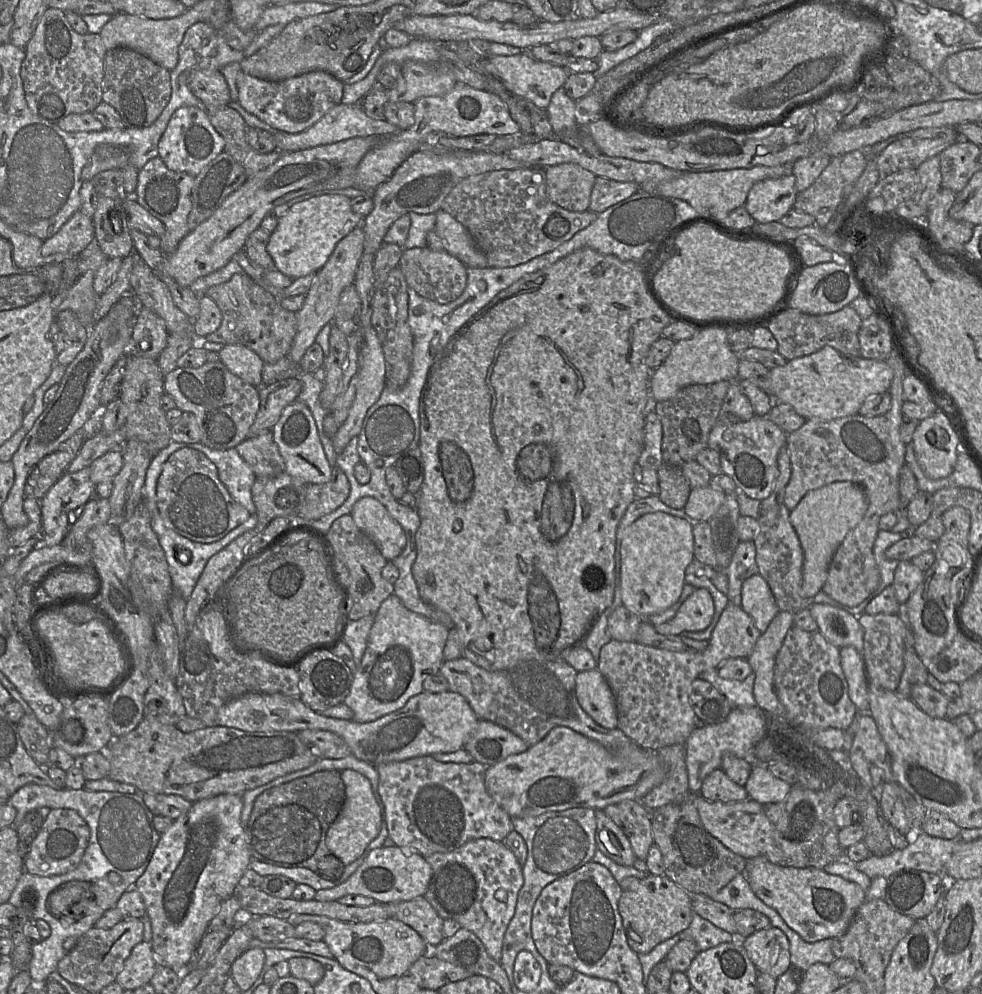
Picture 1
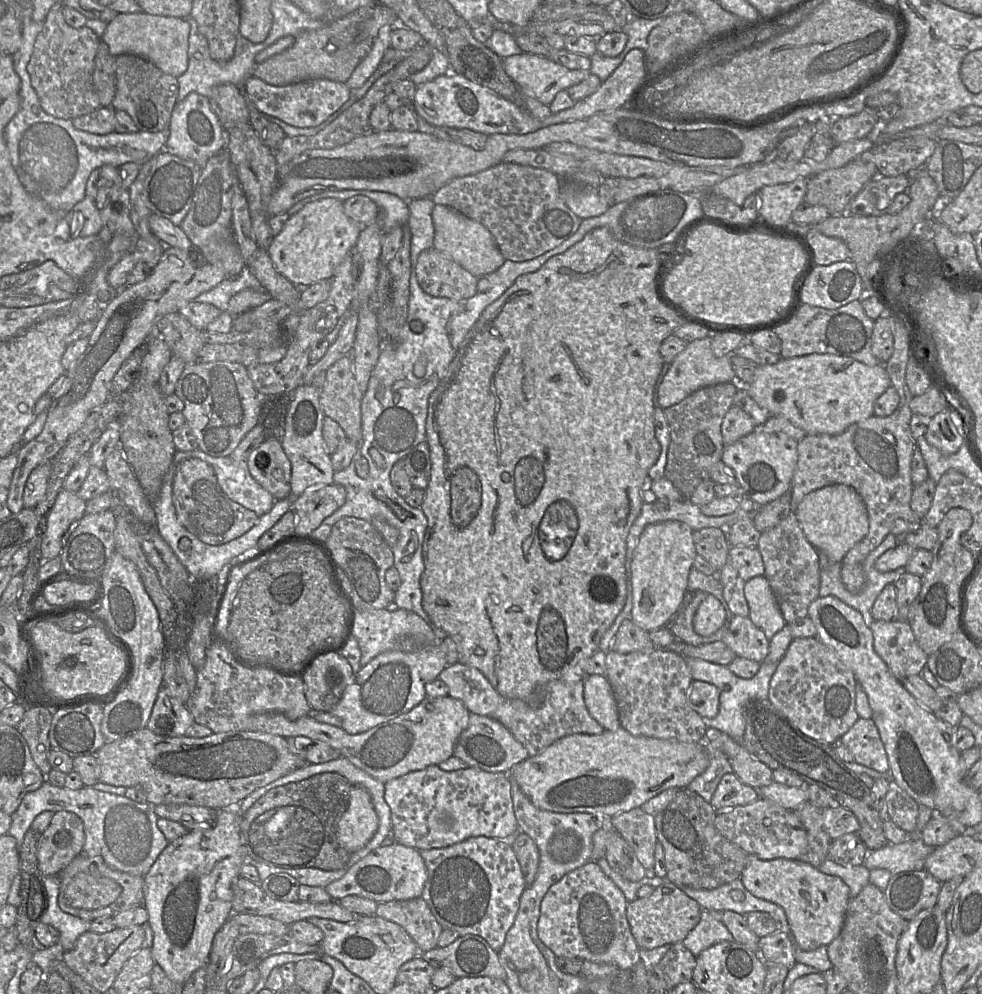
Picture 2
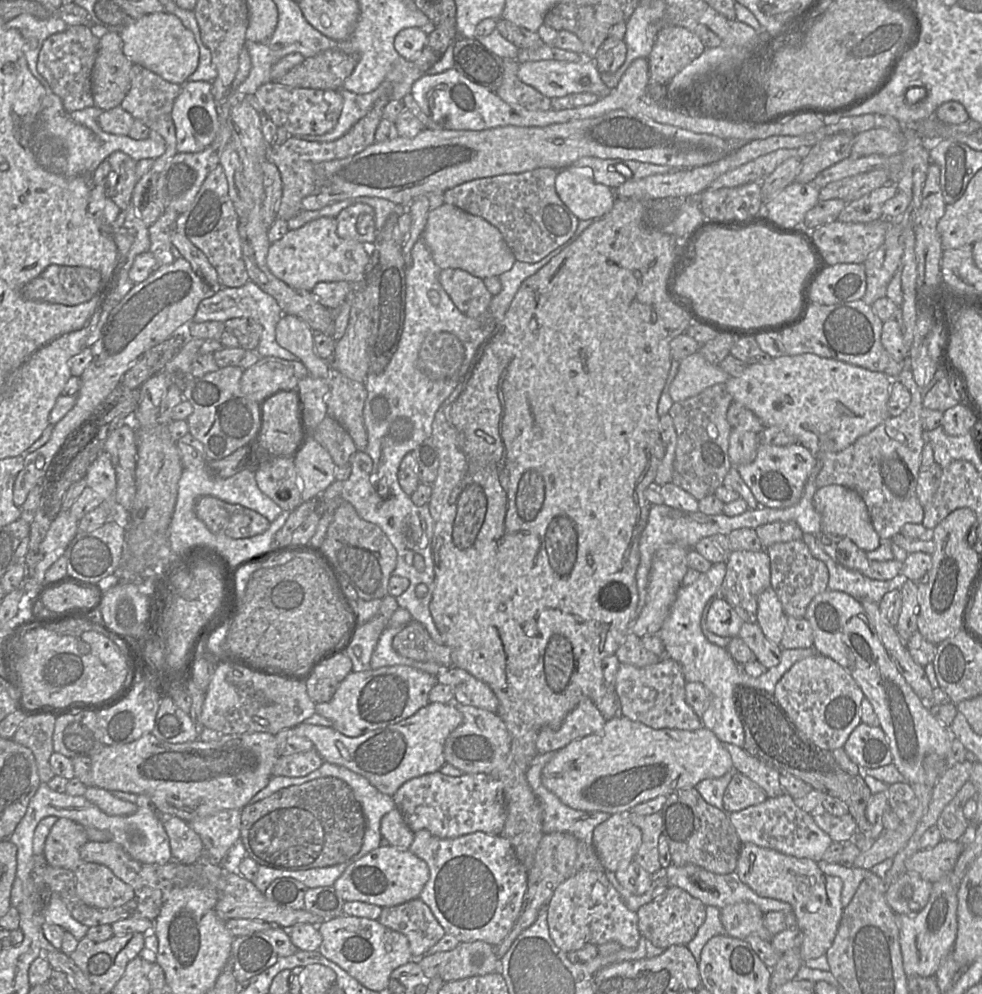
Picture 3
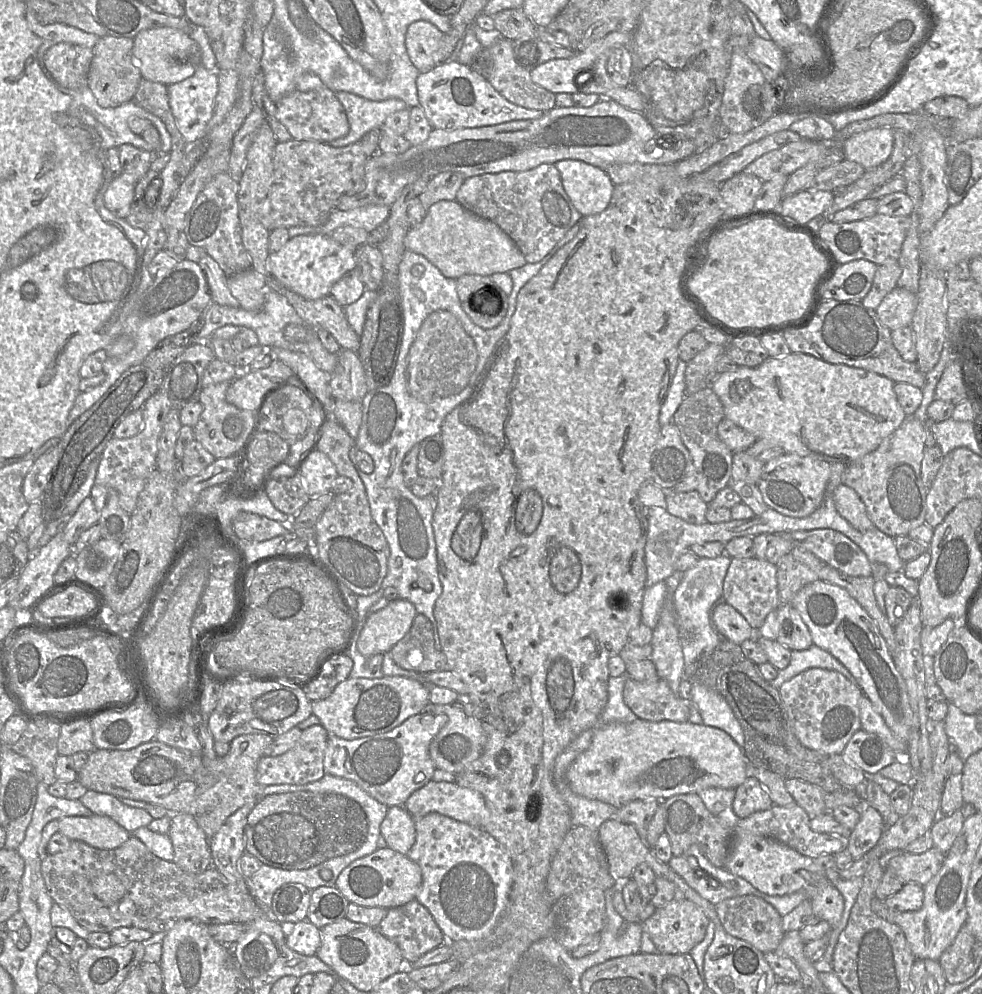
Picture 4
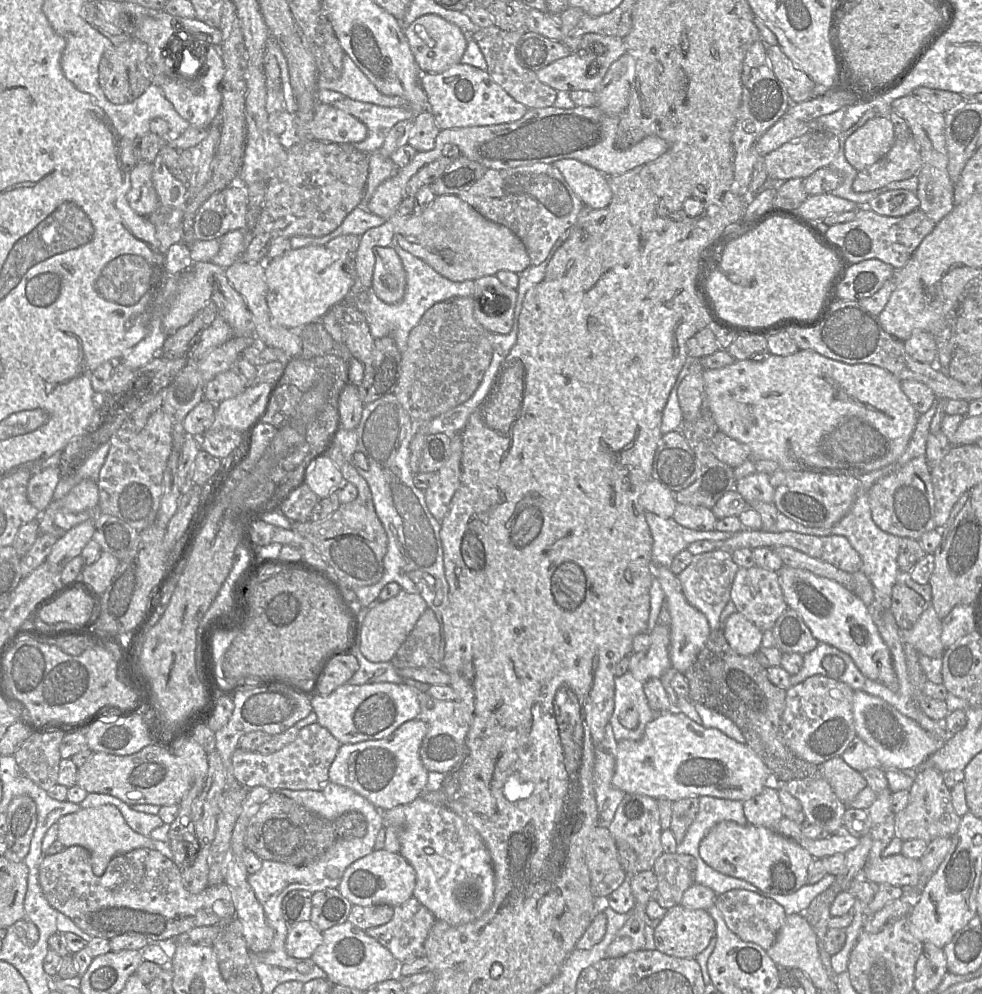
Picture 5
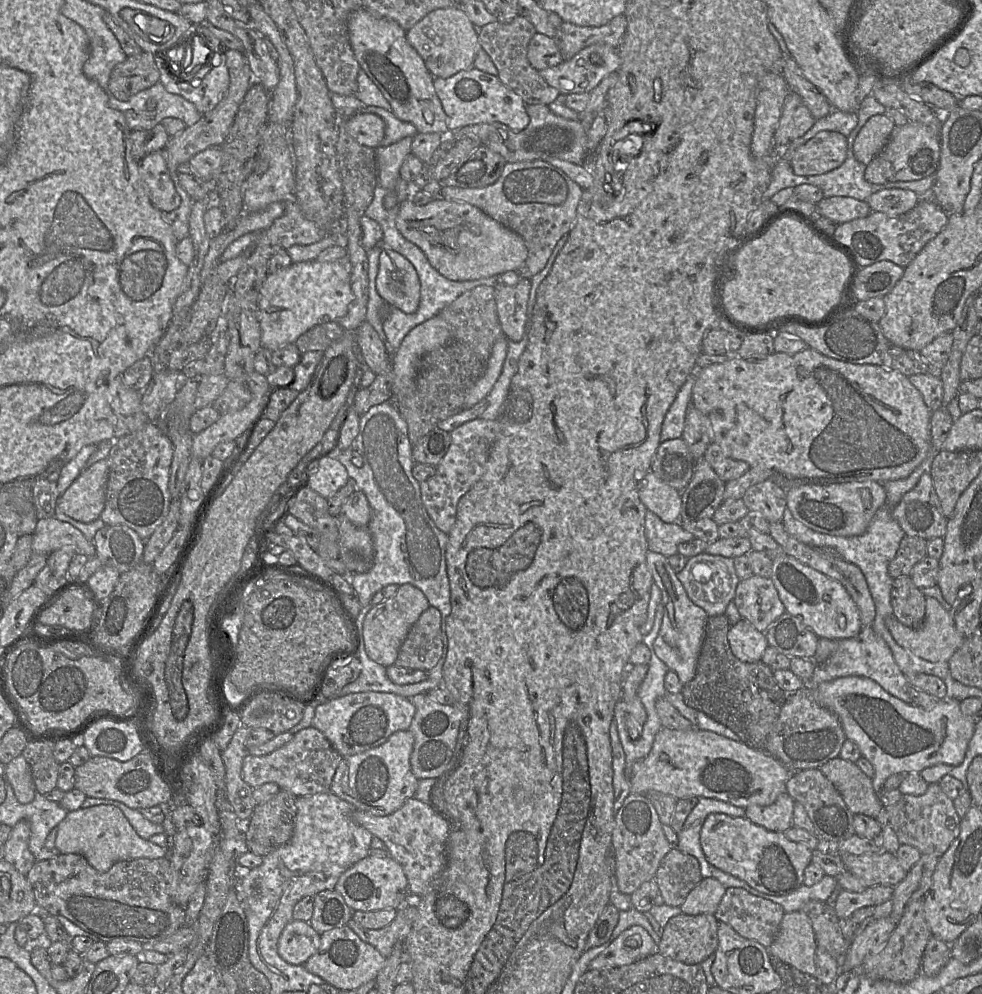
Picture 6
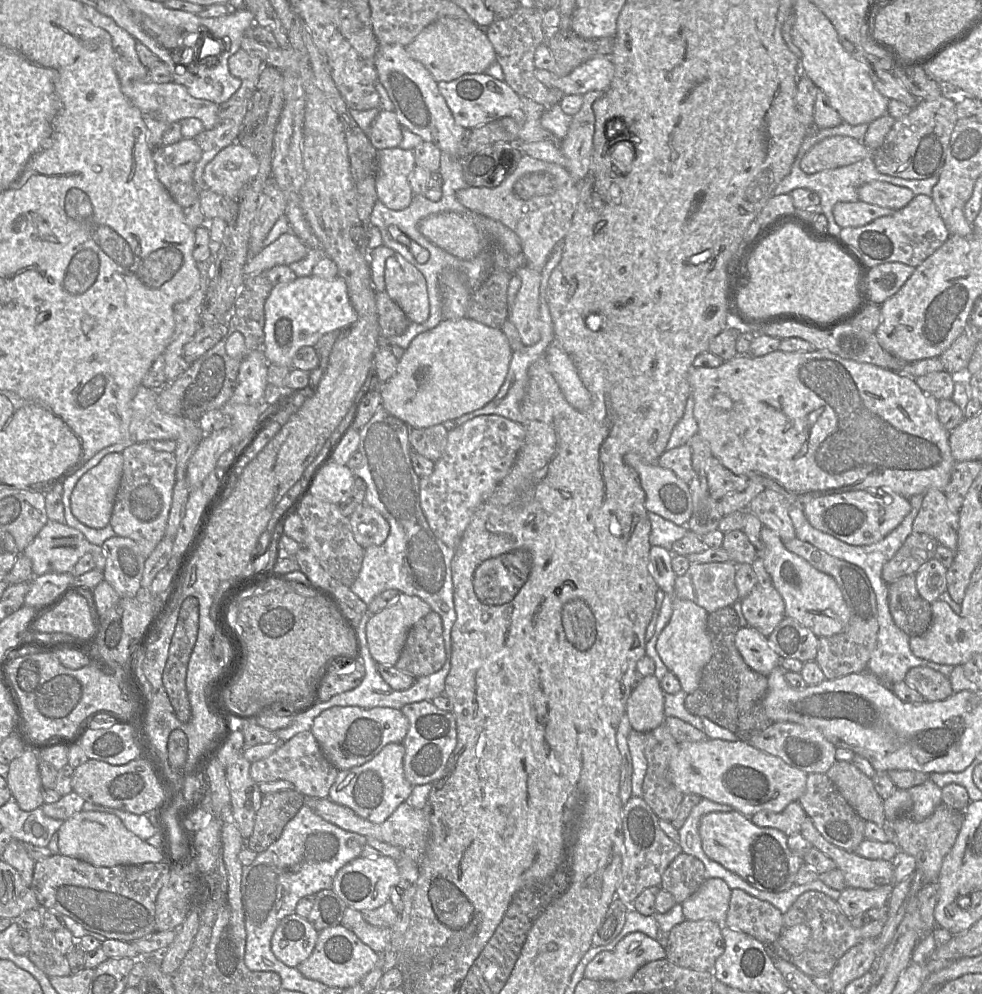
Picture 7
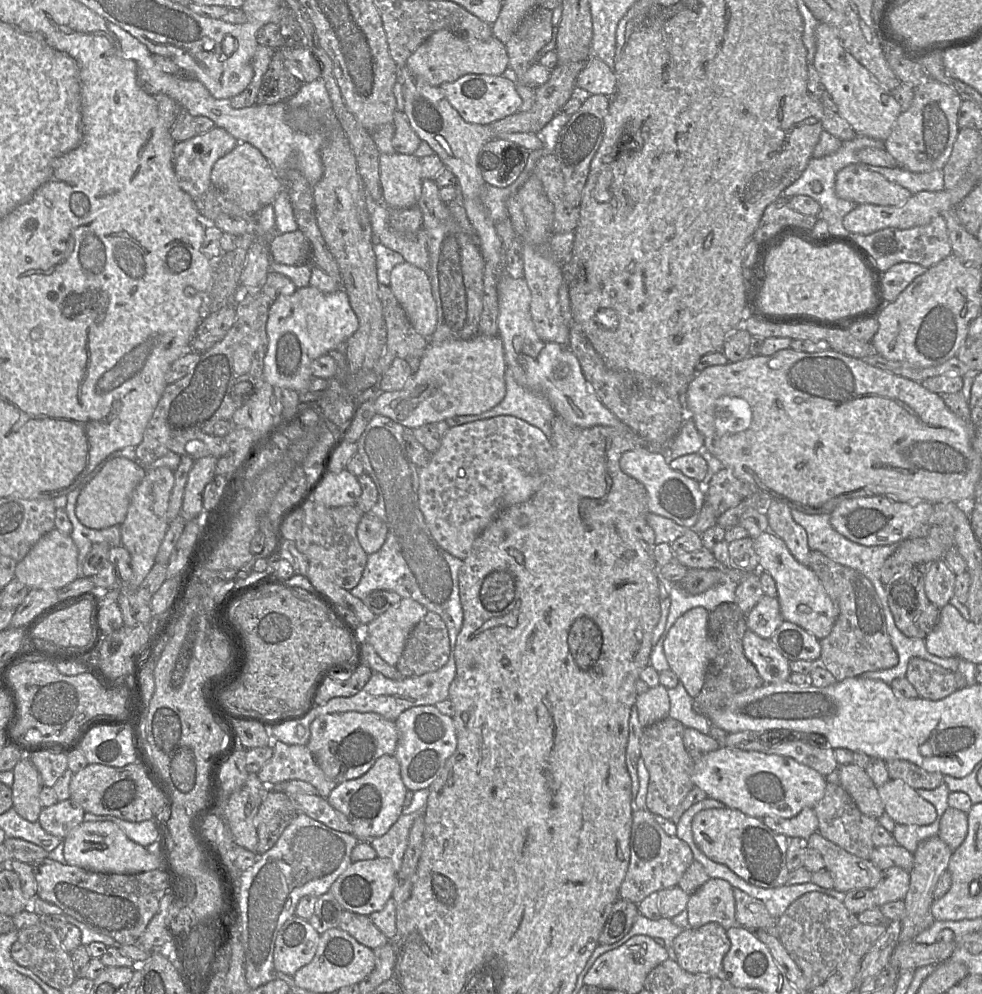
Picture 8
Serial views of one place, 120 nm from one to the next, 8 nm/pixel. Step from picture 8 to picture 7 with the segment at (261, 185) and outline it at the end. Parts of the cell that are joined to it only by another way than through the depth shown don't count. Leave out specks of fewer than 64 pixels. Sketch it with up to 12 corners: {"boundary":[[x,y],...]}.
{"boundary":[[223,148],[204,168],[207,189],[230,200],[258,173],[250,150]]}

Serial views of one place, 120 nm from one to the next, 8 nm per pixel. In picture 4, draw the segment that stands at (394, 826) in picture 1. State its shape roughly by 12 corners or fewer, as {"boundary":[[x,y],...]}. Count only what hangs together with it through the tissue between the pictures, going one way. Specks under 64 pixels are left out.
{"boundary":[[430,780],[404,807],[413,818],[436,812],[474,827],[487,824],[482,794]]}

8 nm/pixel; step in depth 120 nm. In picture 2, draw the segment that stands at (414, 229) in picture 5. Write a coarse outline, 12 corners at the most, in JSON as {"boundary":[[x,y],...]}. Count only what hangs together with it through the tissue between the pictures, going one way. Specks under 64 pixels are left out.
{"boundary":[[441,204],[433,247],[477,278],[506,261],[481,223]]}

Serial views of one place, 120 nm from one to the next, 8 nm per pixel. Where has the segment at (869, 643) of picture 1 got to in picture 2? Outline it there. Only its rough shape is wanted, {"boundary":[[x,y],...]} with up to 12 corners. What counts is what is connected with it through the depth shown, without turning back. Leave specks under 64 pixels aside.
{"boundary":[[869,621],[875,652],[901,682],[928,656],[907,621]]}

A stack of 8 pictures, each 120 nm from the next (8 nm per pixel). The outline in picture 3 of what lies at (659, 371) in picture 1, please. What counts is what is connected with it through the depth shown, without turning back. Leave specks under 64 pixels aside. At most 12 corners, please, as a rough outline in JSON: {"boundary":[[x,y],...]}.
{"boundary":[[698,351],[680,360],[672,400],[694,397],[730,375]]}

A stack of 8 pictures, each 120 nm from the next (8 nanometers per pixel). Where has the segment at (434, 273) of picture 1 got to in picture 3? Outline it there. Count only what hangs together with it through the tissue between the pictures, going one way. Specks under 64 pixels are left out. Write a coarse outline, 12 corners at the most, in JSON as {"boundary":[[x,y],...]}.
{"boundary":[[457,268],[439,281],[470,318],[489,308],[493,295],[483,279]]}

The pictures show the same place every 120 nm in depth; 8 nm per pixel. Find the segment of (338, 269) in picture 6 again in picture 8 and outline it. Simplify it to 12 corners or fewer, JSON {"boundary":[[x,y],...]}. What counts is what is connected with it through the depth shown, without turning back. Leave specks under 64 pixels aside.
{"boundary":[[342,288],[269,308],[264,380],[307,393],[358,318]]}

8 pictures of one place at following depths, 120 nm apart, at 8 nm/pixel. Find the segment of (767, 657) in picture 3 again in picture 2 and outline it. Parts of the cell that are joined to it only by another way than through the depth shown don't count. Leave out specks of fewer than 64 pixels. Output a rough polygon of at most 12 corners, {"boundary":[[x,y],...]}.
{"boundary":[[733,615],[721,639],[737,657],[762,663],[769,640]]}

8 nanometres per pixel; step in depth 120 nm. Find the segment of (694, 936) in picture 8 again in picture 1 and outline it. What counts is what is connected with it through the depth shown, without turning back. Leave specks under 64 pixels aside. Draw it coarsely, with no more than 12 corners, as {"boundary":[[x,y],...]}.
{"boundary":[[648,874],[623,890],[629,947],[646,954],[688,928],[690,894]]}

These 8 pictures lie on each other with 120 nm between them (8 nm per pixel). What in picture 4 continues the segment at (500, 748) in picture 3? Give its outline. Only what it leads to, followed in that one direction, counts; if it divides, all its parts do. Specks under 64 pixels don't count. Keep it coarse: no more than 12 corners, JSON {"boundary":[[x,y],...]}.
{"boundary":[[466,698],[432,704],[448,722],[432,740],[436,766],[455,775],[486,743],[480,708]]}

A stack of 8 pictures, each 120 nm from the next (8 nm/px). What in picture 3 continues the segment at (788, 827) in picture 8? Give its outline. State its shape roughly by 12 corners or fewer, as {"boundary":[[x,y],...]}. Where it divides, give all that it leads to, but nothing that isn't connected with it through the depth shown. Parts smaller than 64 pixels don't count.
{"boundary":[[734,773],[723,795],[727,813],[760,804],[764,790]]}

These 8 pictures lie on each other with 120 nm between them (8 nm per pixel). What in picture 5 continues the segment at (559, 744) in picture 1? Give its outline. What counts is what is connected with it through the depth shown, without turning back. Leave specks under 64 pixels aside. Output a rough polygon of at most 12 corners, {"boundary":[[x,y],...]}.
{"boundary":[[679,711],[617,742],[612,785],[677,801],[779,788],[761,759]]}

